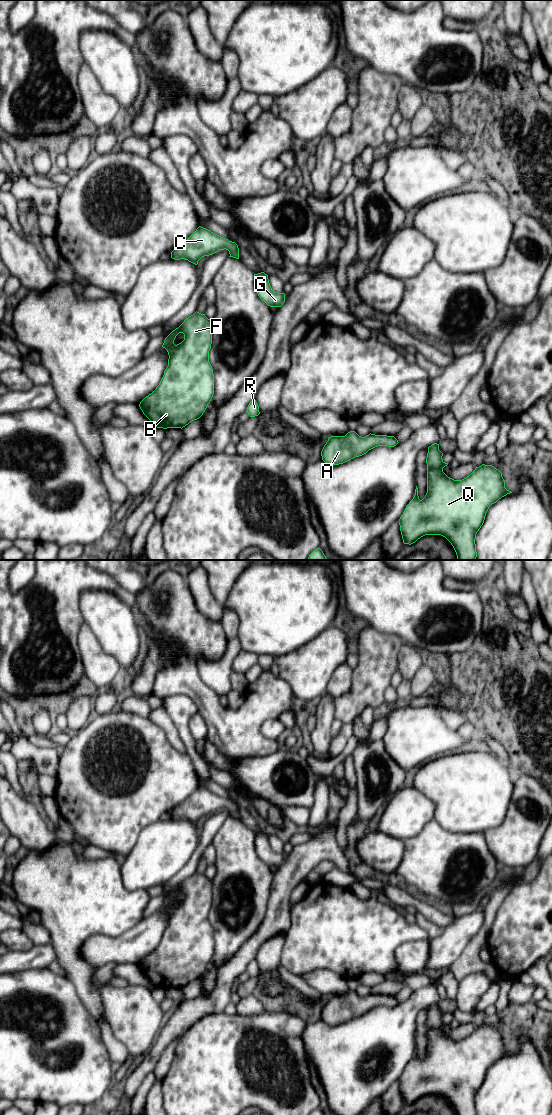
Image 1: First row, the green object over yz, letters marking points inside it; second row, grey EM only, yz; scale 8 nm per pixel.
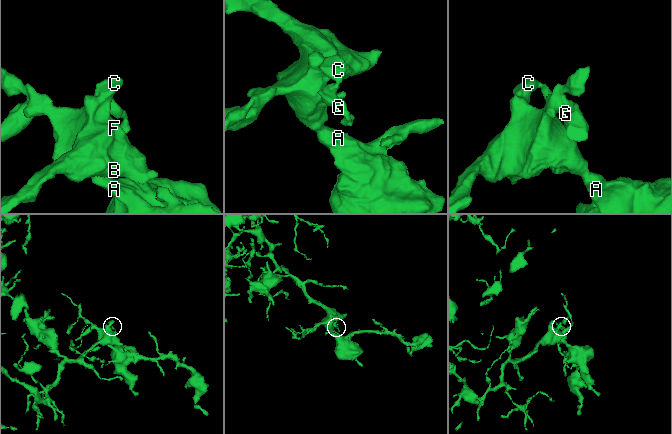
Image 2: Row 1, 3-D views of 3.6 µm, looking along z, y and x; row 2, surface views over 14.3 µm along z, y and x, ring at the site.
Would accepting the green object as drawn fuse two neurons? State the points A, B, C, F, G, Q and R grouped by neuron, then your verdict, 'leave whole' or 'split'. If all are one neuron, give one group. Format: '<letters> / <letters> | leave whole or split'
A B C F G Q R | leave whole

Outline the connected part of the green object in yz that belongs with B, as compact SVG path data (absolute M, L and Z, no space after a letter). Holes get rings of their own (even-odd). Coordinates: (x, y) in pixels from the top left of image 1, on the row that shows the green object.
M197 311L165 338L162 347L169 355L168 366L156 389L139 404L155 427L182 429L203 415L214 394L214 374L209 362L211 344L212 320ZM179 333L184 334L184 340L175 345Z

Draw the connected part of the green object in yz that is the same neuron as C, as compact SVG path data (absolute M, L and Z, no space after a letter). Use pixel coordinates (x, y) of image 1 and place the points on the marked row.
M199 226L187 240L171 252L171 258L175 260L185 259L197 265L202 257L224 249L229 251L229 257L239 259L239 248L235 242Z

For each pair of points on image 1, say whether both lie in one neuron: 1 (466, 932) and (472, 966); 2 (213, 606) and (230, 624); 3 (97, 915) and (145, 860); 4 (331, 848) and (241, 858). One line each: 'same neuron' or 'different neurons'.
1: different neurons
2: different neurons
3: different neurons
4: different neurons

